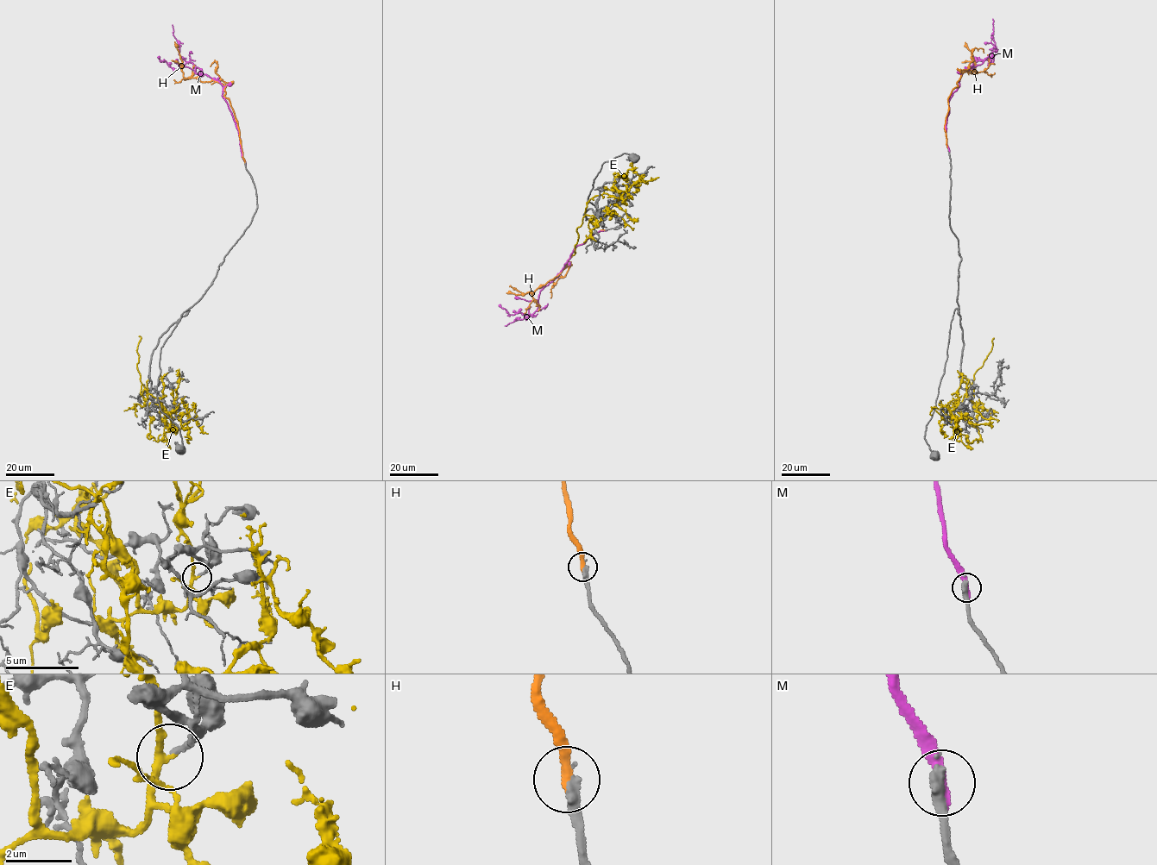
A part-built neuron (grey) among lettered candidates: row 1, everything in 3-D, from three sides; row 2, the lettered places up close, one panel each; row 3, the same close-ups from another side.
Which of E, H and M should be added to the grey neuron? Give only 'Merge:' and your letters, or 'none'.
Merge: H

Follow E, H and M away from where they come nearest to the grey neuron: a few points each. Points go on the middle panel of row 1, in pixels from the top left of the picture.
E: (625, 198), (603, 189), (637, 187), (631, 183), (639, 178), (632, 161)
H: (605, 230), (592, 233), (578, 245), (566, 267), (532, 292), (506, 293)
M: (606, 230), (591, 235), (574, 248), (560, 273), (539, 293), (537, 310), (532, 314), (505, 326)

